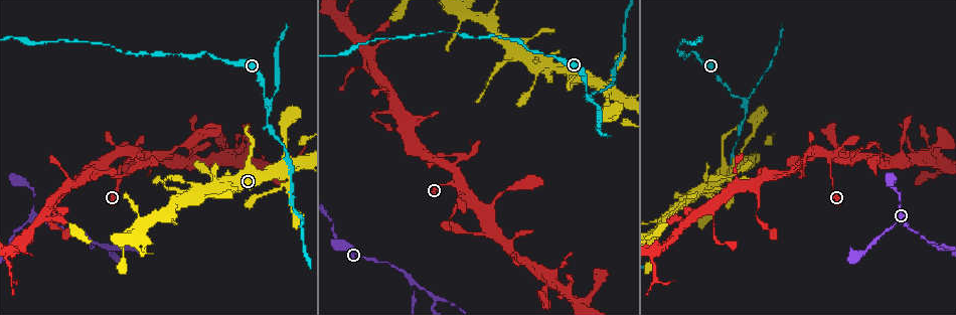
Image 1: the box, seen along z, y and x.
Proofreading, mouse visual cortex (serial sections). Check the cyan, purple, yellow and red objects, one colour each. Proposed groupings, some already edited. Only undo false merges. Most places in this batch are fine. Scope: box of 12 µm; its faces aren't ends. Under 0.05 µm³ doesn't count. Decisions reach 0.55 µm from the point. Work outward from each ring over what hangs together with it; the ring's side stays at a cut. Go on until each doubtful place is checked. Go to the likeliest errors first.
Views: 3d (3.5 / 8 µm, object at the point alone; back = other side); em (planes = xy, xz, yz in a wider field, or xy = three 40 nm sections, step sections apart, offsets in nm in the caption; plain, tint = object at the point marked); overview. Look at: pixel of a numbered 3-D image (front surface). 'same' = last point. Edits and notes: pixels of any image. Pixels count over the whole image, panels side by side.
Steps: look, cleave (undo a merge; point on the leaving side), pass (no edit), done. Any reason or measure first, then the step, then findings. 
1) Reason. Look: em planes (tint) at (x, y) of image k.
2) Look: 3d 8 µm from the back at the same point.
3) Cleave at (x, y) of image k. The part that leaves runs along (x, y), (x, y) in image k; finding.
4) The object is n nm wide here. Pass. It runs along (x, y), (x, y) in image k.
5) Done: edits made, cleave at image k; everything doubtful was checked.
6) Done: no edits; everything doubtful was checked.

Side arm on a straight run. Look: 3d 3.5 µm at (923, 239) of image 1.

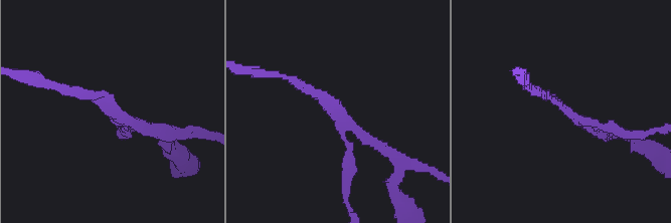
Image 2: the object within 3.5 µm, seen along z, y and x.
3 arms meet here; the arms are 150, 150, 200 nm wide. Look: em planes (tint) at (343, 116) of image 2.

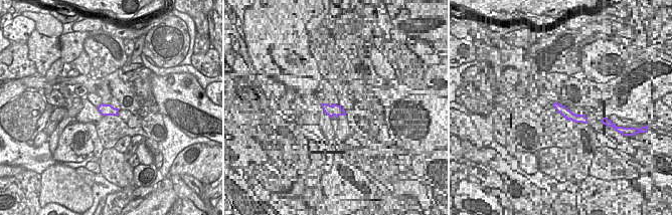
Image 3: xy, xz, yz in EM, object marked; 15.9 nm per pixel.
Pass. One cell here.

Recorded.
Branch point. Look: 3d 8 µm from the back at (941, 249) of image 1.

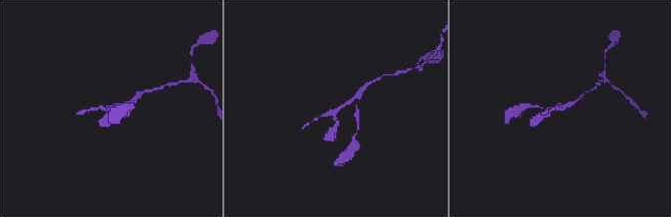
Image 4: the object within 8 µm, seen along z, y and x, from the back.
Look: em xy step 3 (tint) at (335, 112) of image 4.

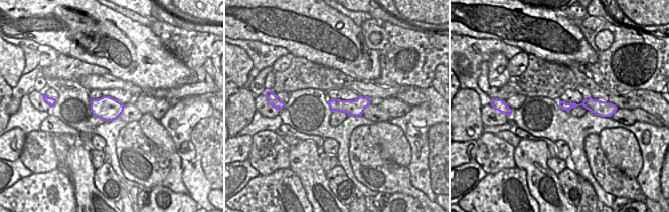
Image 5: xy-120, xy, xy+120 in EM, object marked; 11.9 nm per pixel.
Pass. It runs along (561, 103), (593, 104), (605, 111) in image 5; one cell here.

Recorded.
Three arms meet. Look: em xy step 5 (tint) at (609, 79) of image 1.

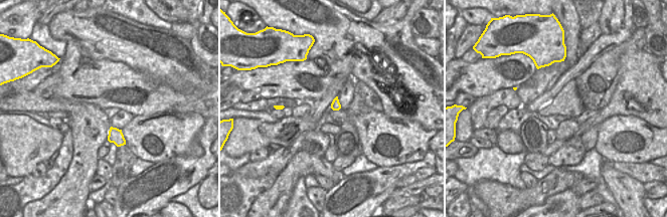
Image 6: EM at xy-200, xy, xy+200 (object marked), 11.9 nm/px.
Look: 3d 3.5 µm at the same point.

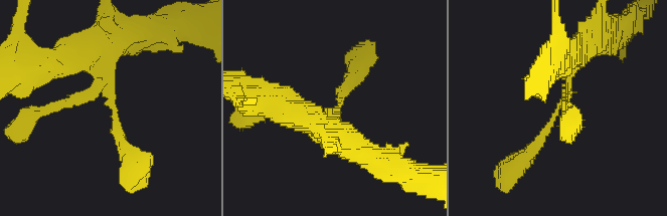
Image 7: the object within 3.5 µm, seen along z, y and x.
The arms are 100, 150, 400 nm wide. Pass. It runs along (67, 57), (111, 87), (129, 153) in image 7; continuous, no second cell.

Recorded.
Branch point. Look: em xy step 1 (tint) at (269, 101) of image 1.

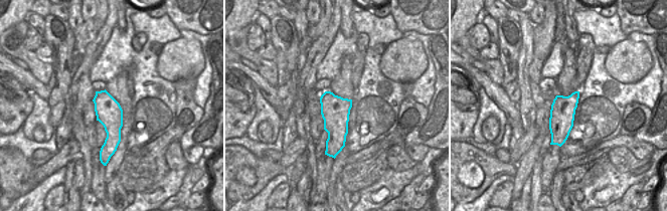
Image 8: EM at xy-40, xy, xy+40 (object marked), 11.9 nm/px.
Look: 3d 3.5 µm at the same point.

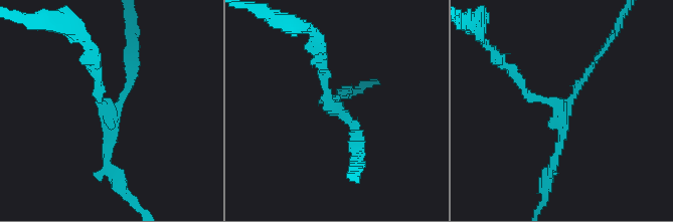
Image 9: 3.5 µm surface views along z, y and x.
Pass. It runs along (97, 73), (116, 172) in image 9; all the same cell.

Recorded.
Done: no edits; everything doubtful was checked.

